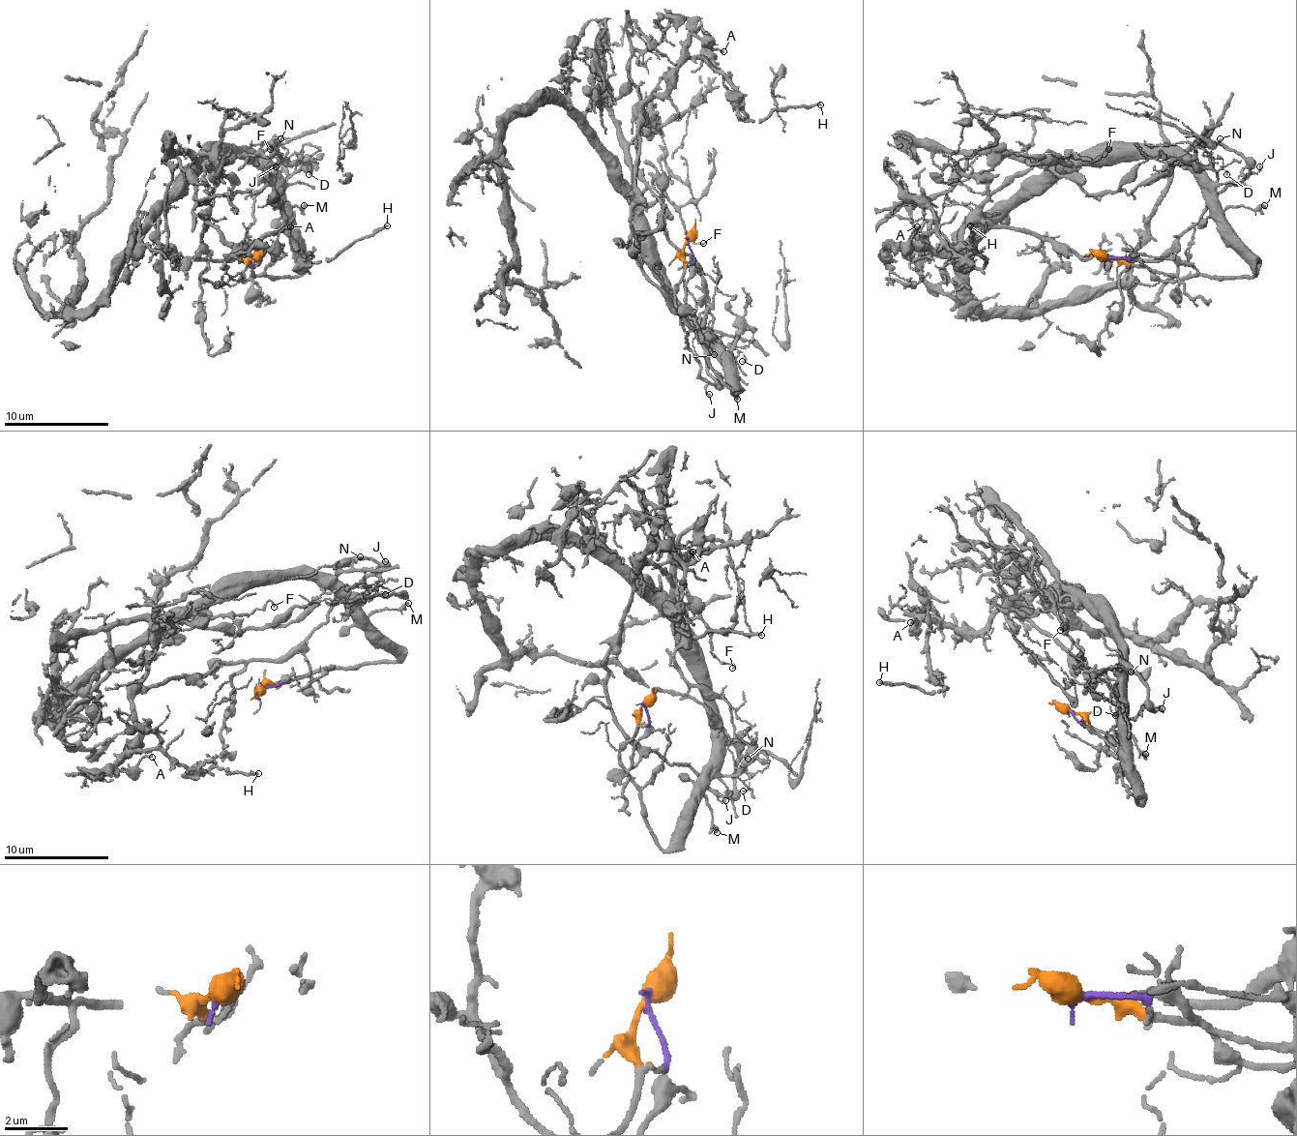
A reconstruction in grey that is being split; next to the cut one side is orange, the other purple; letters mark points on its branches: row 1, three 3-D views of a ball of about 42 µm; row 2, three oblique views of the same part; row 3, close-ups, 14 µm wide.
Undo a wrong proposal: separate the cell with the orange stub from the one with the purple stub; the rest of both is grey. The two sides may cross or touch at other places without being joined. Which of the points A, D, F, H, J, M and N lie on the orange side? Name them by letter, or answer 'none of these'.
D, F, M, N

